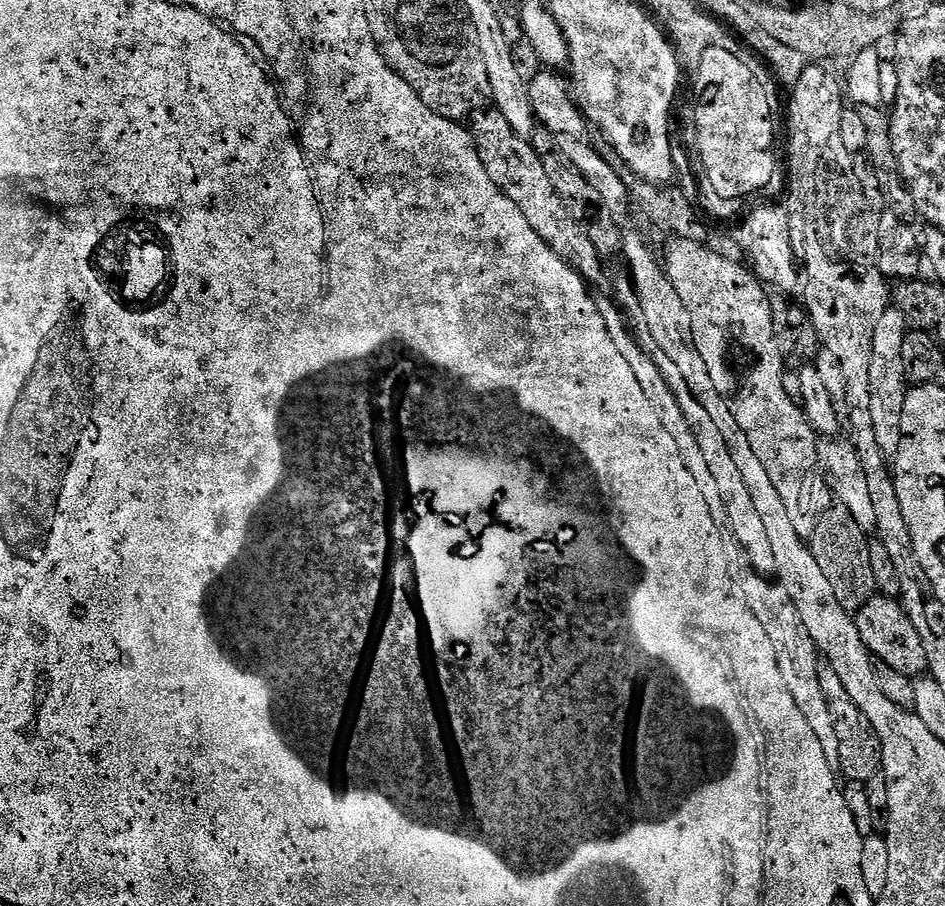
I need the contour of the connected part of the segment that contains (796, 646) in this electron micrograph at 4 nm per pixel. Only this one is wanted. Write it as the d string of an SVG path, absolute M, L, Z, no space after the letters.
M752 574L748 584L752 587L750 607L752 613L762 622L766 634L776 651L776 664L780 667L780 677L790 694L794 698L794 706L803 713L810 711L813 704L821 703L824 693L822 679L822 657L816 650L816 644L808 636L808 631L802 626L800 615L796 609L794 598L788 595L787 587L771 584L763 575Z

